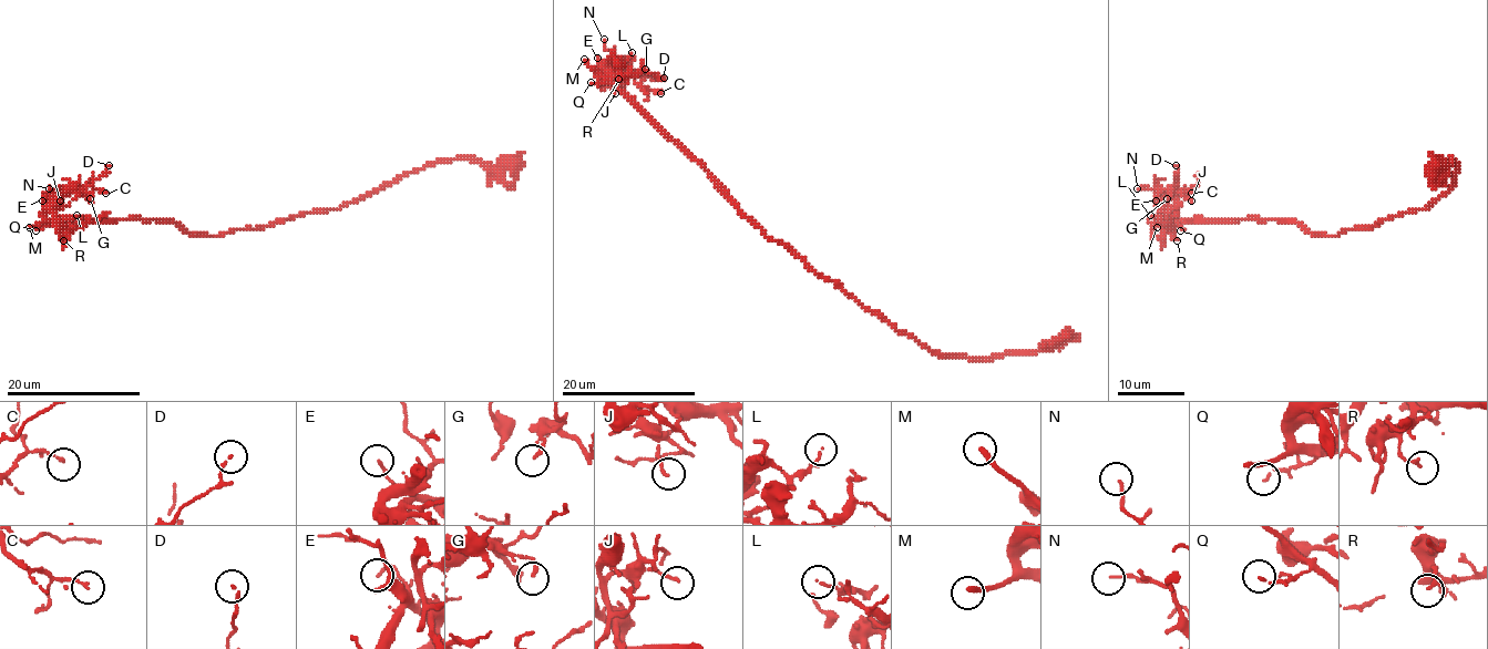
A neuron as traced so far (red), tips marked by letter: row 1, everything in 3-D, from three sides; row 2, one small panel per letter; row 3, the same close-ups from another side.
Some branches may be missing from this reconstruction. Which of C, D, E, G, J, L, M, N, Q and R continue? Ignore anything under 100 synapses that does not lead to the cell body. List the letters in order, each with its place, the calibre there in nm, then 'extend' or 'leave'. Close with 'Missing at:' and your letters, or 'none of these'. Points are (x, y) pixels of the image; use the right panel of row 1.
C: (1191, 193) | 120 nm | leave
D: (1176, 165) | 130 nm | leave
E: (1156, 201) | 150 nm | leave
G: (1167, 198) | 170 nm | leave
J: (1191, 201) | 130 nm | leave
L: (1150, 215) | 100 nm | leave
M: (1157, 227) | 240 nm | extend
N: (1137, 188) | 120 nm | leave
Q: (1180, 230) | 90 nm | leave
R: (1177, 240) | 140 nm | leave
Missing at: M

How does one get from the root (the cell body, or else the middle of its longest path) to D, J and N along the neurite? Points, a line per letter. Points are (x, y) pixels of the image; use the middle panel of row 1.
D: (789, 249), (771, 239), (694, 160), (601, 75), (611, 69), (638, 78), (664, 78)
J: (789, 249), (771, 239), (694, 160), (601, 75), (605, 71), (615, 93)
N: (789, 249), (771, 239), (694, 160), (601, 75), (614, 58), (604, 39)

